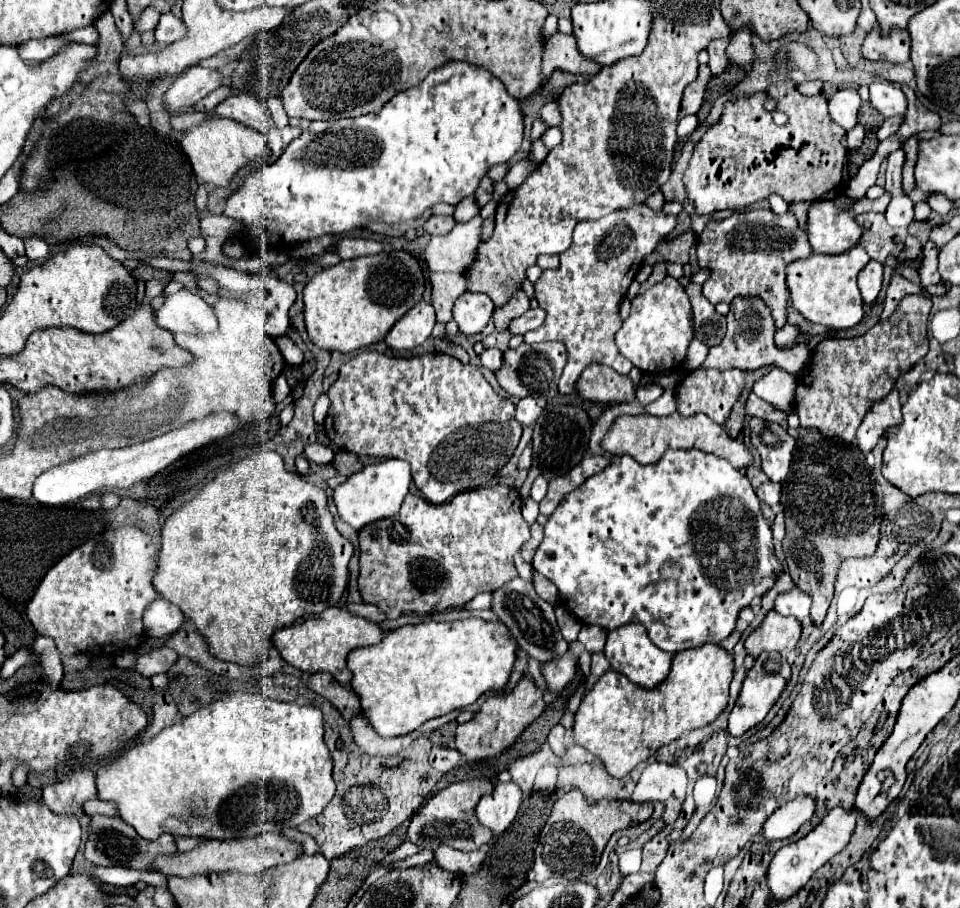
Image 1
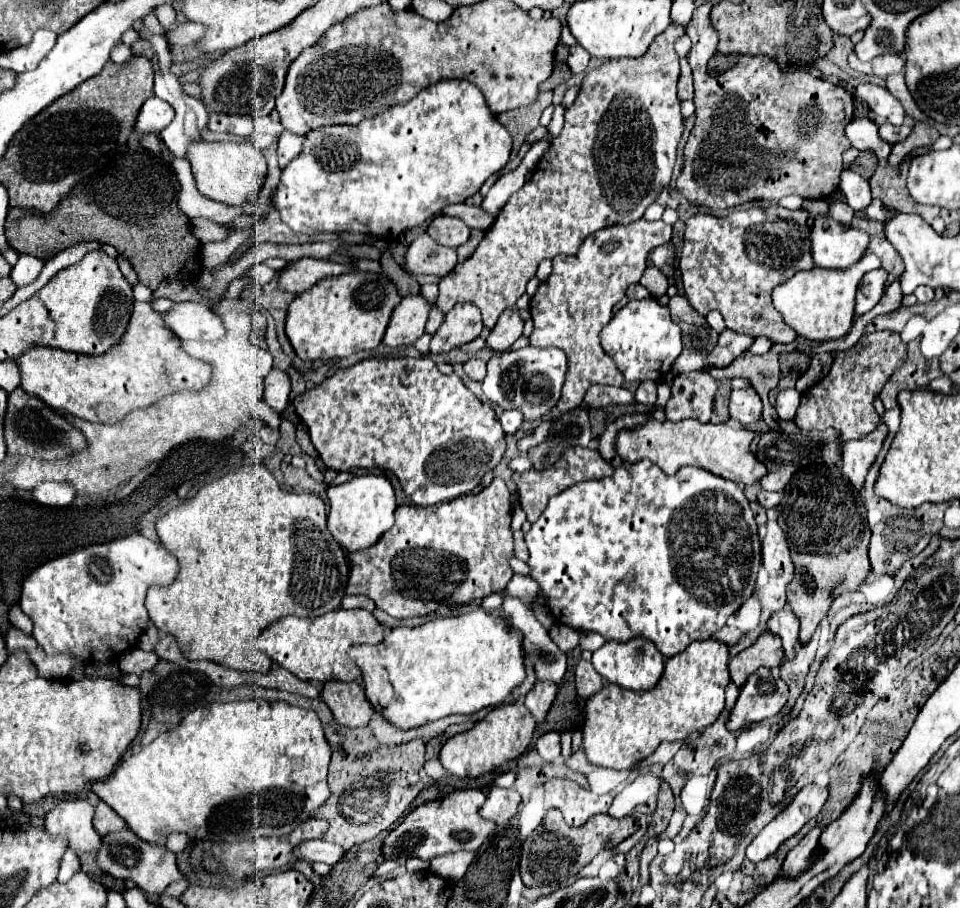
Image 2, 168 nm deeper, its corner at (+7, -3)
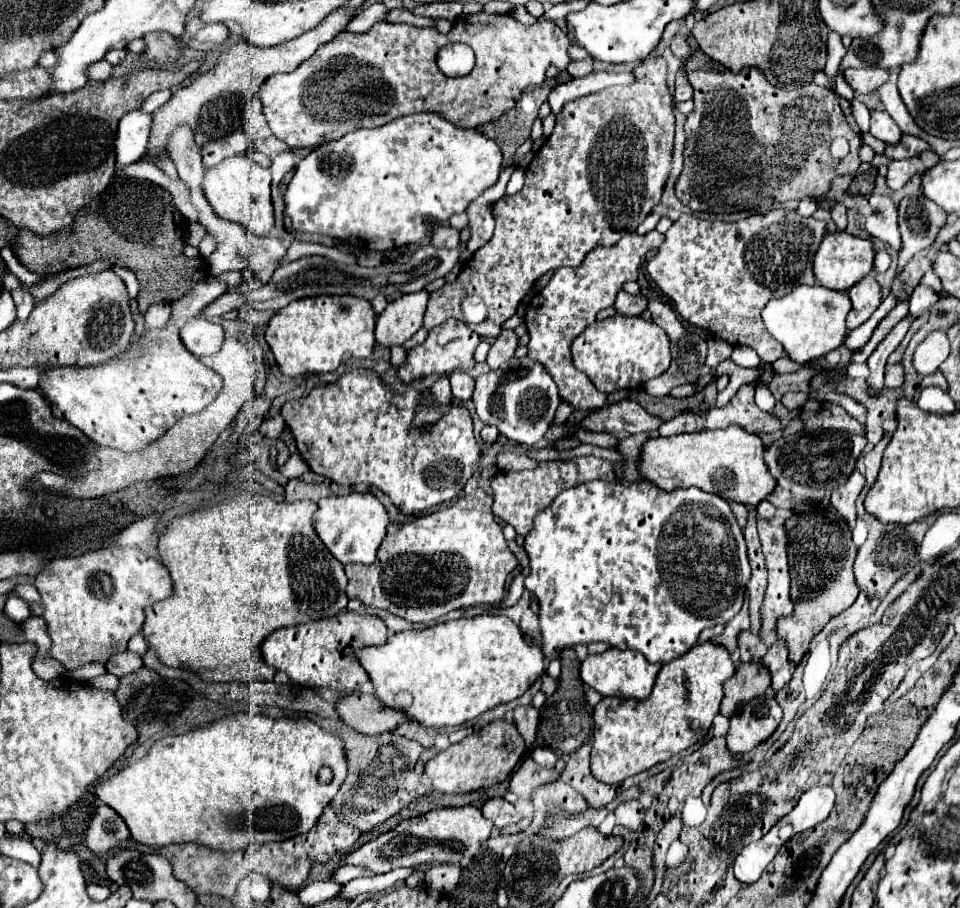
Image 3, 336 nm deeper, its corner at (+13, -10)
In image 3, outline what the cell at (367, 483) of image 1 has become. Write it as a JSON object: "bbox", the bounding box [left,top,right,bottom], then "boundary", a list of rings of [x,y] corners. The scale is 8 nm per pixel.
{"bbox":[313,493,389,565],"boundary":[[[351,493],[347,497],[327,497],[321,499],[319,509],[313,517],[313,529],[323,541],[323,545],[331,551],[335,559],[343,565],[347,563],[363,563],[371,565],[375,561],[375,553],[385,537],[389,515],[385,507],[371,493]]]}

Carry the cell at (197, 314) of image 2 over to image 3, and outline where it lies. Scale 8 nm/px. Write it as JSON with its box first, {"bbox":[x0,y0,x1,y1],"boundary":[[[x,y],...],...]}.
{"bbox":[181,317,223,357],"boundary":[[[193,317],[181,329],[181,341],[195,357],[213,355],[223,345],[223,327],[203,317]]]}

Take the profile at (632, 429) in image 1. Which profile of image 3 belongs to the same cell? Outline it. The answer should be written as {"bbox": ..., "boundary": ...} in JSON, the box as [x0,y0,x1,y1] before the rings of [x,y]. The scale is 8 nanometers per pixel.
{"bbox":[639,425,775,505],"boundary":[[[731,425],[727,429],[649,439],[643,445],[639,471],[663,491],[673,491],[675,487],[697,487],[701,491],[721,495],[727,501],[757,505],[775,489],[775,477],[763,463],[763,451],[765,445],[759,435],[751,435],[743,431],[743,427]]]}

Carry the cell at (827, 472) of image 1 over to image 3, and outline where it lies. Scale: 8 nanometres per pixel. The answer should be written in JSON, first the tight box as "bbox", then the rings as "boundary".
{"bbox":[777,505,859,663],"boundary":[[[801,505],[795,517],[787,521],[789,535],[789,567],[791,567],[791,601],[795,605],[793,617],[777,621],[777,637],[789,649],[789,661],[799,663],[807,653],[809,641],[839,613],[851,607],[859,595],[853,561],[857,549],[851,541],[851,531],[831,505]]]}

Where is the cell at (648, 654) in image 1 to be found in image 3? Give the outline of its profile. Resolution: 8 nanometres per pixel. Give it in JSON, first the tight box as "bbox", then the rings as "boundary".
{"bbox":[581,649,661,699],"boundary":[[[607,649],[605,653],[599,655],[587,655],[587,659],[581,665],[581,679],[585,685],[601,693],[603,697],[625,697],[625,699],[645,699],[651,695],[655,677],[659,673],[661,665],[657,663],[647,663],[639,651],[619,651],[619,649]]]}

